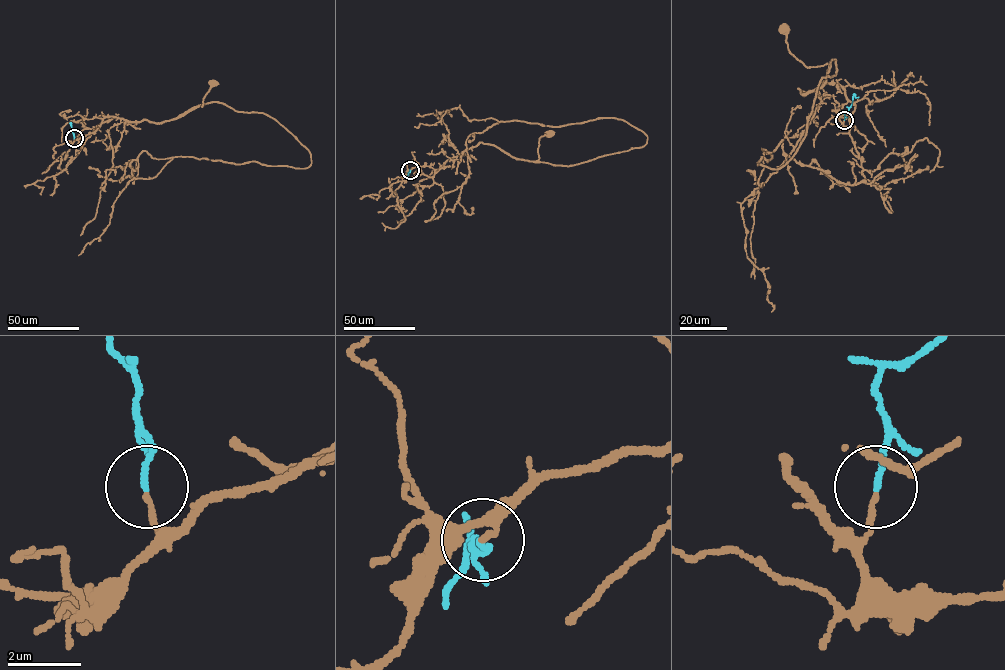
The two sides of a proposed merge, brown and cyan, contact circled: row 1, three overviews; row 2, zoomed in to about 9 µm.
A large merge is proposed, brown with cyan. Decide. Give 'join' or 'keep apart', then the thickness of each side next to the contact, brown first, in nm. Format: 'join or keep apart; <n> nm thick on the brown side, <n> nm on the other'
join; 140 nm thick on the brown side, 150 nm on the other

